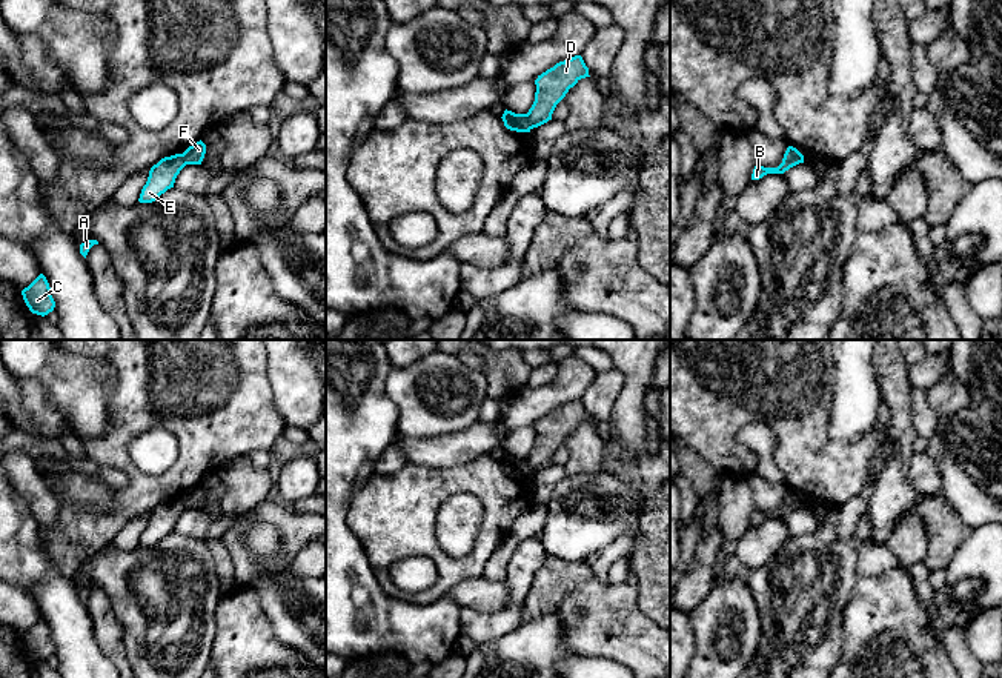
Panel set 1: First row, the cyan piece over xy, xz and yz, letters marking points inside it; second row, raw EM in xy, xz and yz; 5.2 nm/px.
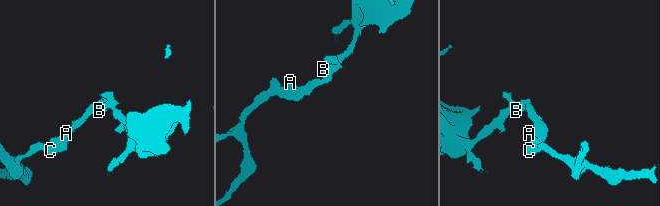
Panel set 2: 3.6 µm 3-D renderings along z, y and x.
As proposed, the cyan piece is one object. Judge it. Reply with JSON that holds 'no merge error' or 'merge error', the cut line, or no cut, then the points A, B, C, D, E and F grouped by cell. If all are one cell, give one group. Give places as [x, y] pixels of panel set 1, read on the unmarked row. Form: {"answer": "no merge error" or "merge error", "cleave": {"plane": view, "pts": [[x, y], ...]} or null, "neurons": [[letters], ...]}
{"answer": "merge error", "cleave": {"plane": "xz", "pts": [[526, 458], [532, 472]]}, "neurons": [["A", "C", "E"], ["B", "D", "F"]]}

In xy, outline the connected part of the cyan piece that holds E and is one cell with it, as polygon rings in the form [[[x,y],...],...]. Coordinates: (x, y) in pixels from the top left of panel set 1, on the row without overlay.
[[[183,498],[161,503],[151,512],[148,526],[141,533],[138,546],[152,547],[168,533],[174,532],[175,523],[184,510],[186,503]]]

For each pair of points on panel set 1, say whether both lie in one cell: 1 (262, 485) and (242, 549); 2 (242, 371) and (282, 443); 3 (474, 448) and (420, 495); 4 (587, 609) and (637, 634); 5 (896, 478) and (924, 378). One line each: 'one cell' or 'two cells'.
1: two cells
2: two cells
3: two cells
4: one cell
5: two cells

